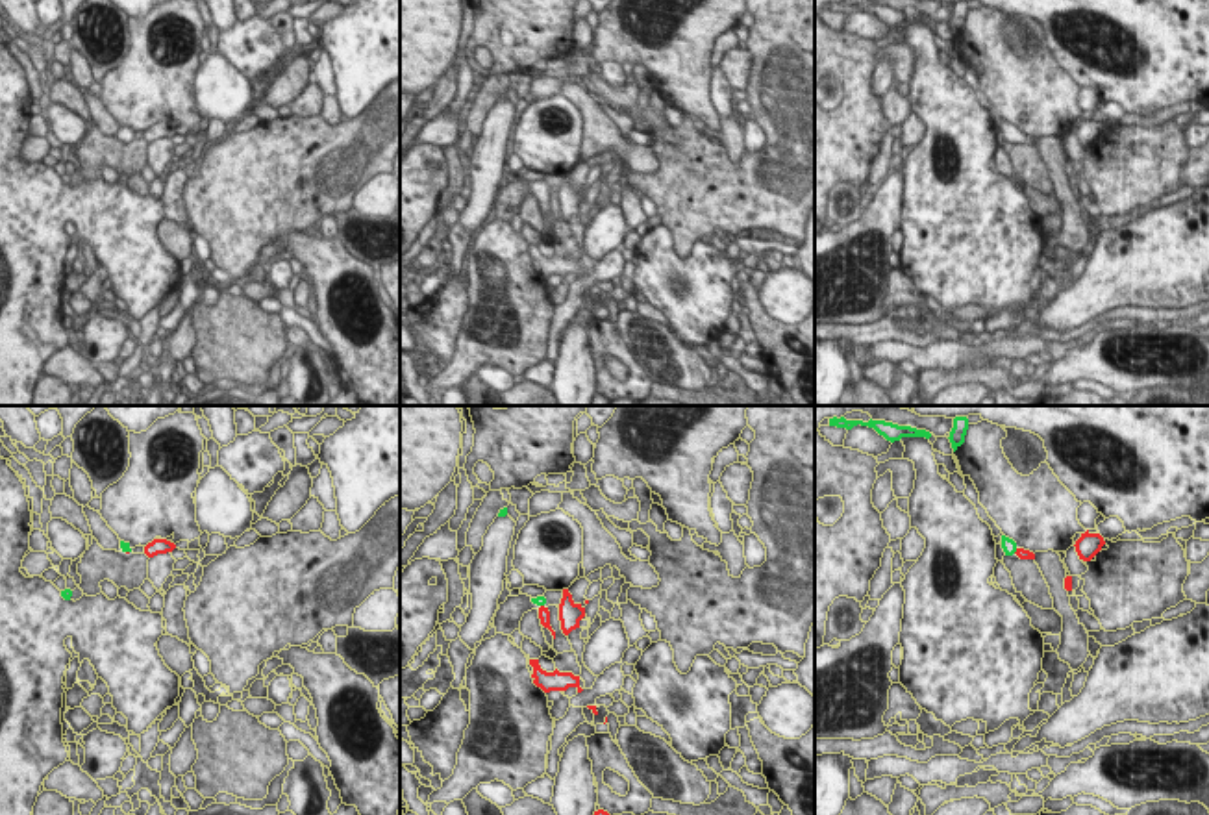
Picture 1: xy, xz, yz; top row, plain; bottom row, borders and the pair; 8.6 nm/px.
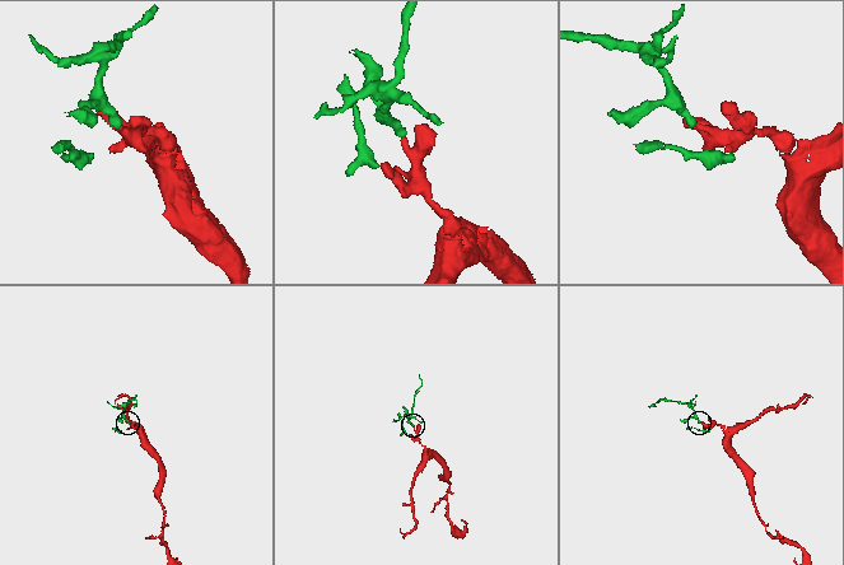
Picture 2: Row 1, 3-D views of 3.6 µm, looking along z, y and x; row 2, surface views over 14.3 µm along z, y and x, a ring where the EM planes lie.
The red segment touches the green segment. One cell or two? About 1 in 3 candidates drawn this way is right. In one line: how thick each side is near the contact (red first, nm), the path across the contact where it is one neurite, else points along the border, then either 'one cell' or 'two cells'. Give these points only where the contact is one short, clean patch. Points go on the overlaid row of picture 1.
100/130 nm | across yz (1024, 554), (1017, 551), (1009, 547) | one cell

